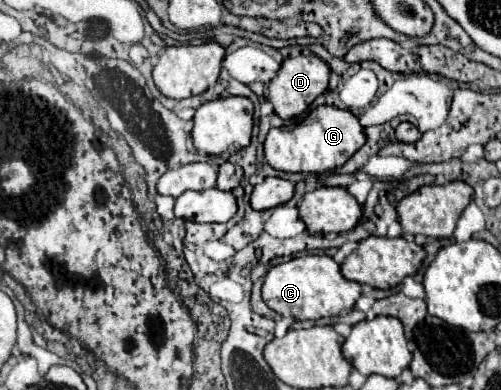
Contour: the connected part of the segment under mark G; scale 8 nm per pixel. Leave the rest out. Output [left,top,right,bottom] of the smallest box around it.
[265,106,365,174]

